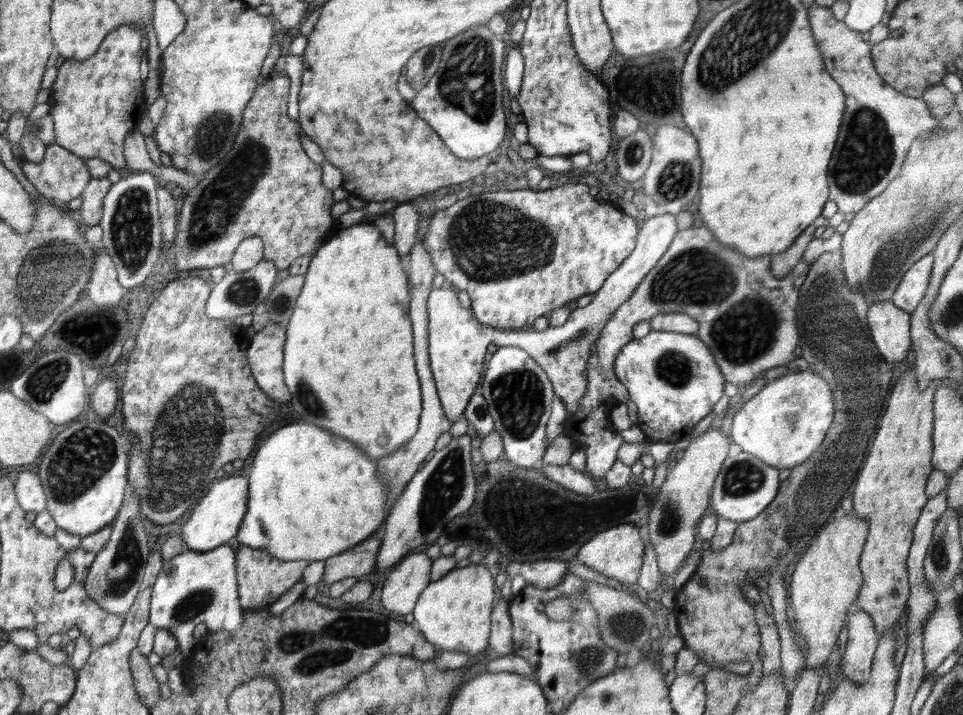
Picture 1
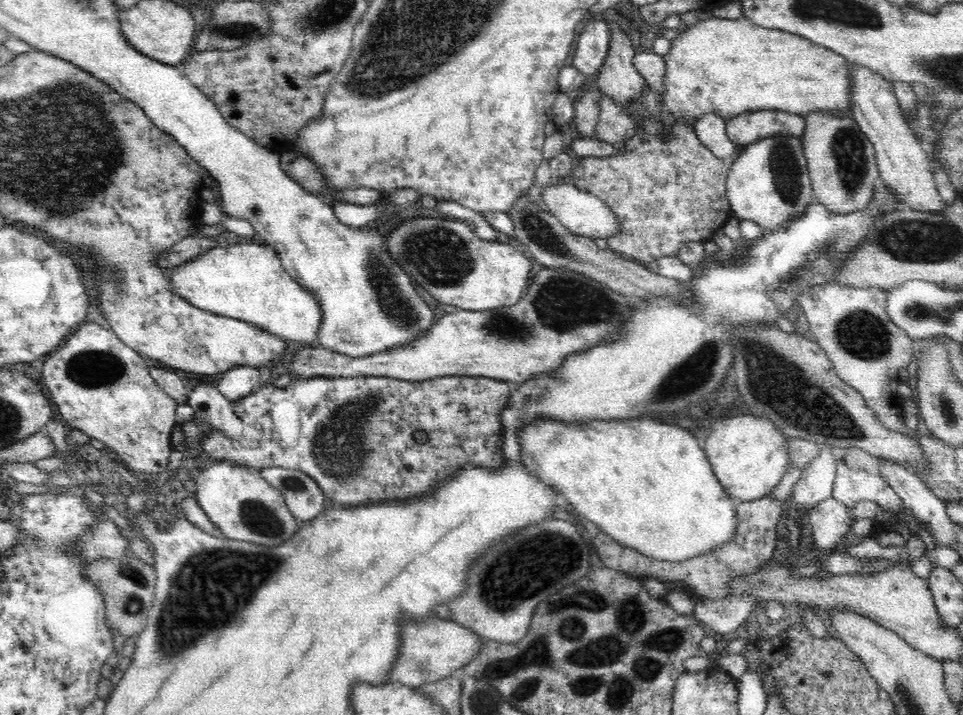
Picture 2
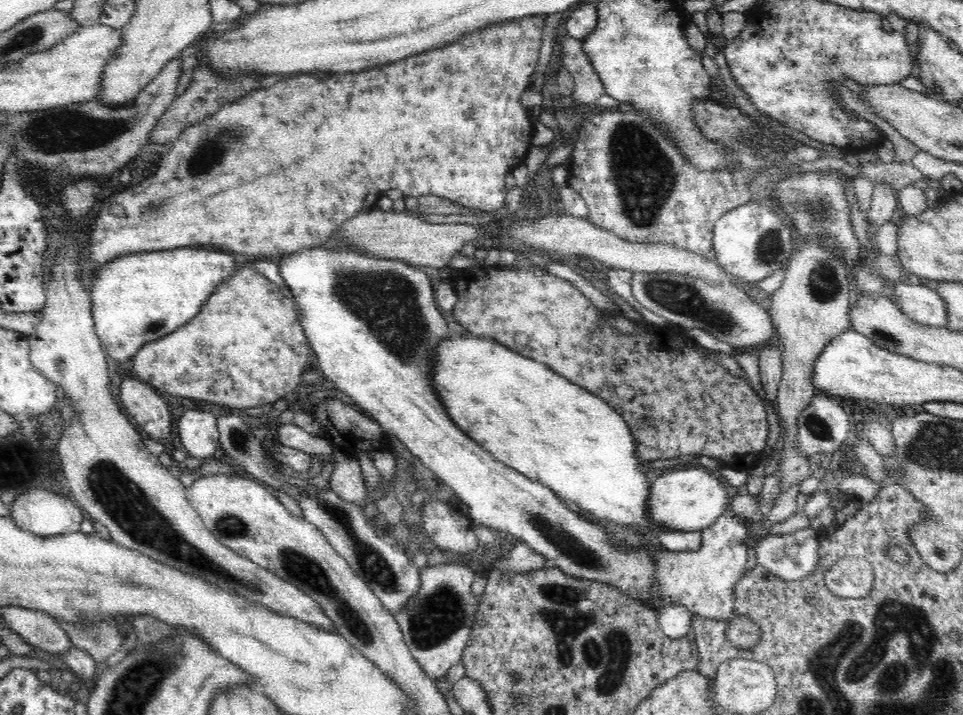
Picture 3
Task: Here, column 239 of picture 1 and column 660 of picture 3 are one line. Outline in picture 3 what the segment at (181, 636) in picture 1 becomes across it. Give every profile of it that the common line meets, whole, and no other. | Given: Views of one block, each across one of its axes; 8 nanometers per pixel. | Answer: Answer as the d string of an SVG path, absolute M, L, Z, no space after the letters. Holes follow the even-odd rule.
M648 604L648 606L652 610L656 610L660 630L666 636L678 640L678 638L686 638L688 632L692 630L694 614L690 610L686 610L684 606L662 606L662 604Z

